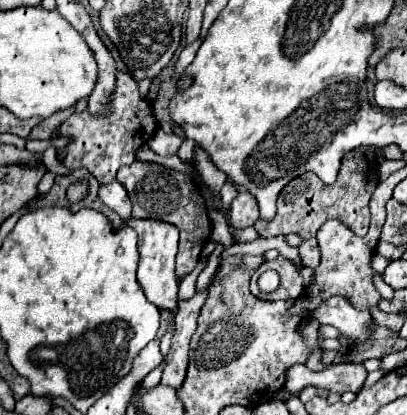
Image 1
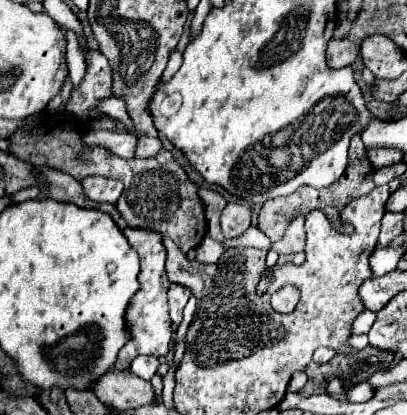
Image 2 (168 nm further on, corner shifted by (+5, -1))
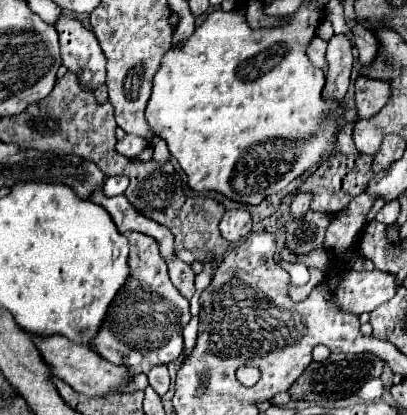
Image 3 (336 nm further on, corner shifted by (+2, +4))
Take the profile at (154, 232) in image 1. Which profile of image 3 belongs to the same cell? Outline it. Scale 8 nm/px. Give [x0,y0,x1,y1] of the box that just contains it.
[92,232,190,374]

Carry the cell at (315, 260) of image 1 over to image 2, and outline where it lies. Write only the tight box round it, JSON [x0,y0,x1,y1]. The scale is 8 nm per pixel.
[271,215,305,255]

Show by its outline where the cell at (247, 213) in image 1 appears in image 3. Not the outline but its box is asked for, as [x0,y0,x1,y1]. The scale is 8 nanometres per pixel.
[220,208,252,244]

